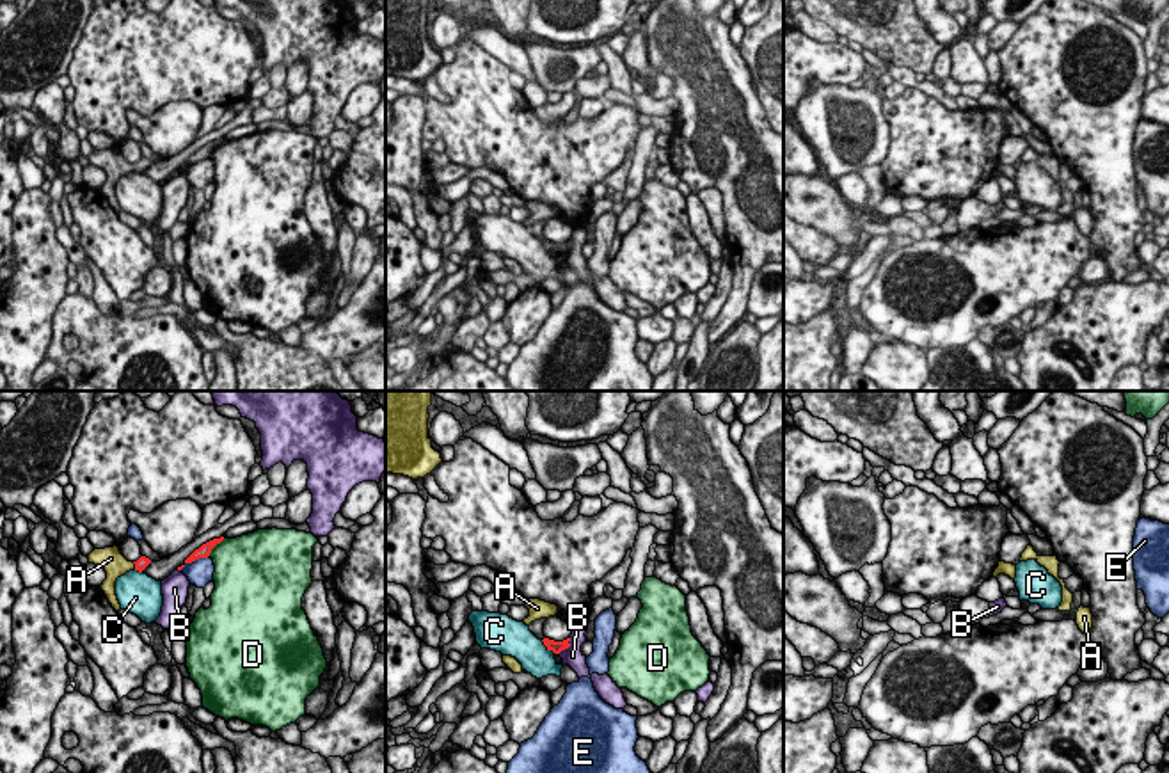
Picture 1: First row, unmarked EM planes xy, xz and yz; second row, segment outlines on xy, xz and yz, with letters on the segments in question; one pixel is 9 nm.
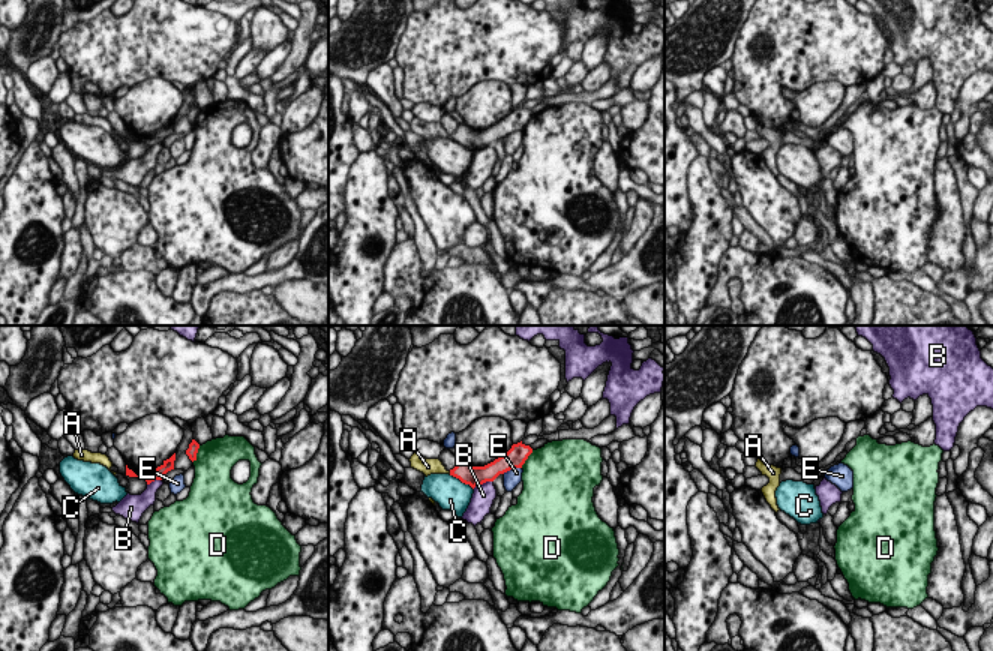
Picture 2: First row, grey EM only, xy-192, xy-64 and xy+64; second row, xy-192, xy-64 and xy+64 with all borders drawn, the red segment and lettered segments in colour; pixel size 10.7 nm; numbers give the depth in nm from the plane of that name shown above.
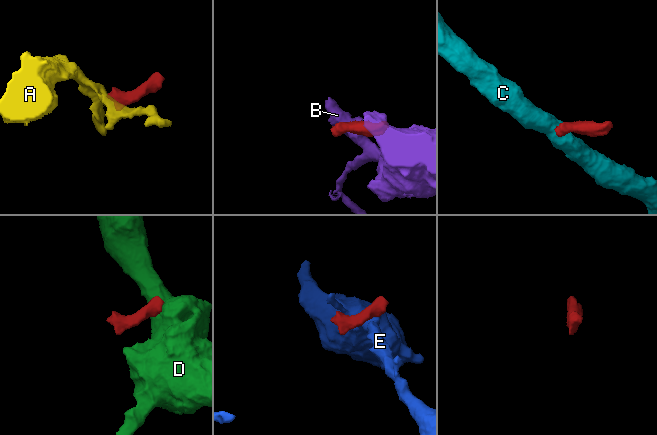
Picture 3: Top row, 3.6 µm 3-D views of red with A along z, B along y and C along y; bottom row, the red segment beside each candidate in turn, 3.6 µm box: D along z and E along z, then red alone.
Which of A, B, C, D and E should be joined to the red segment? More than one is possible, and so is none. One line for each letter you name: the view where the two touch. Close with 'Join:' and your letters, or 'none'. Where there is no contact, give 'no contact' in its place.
A: xy
Join: A

